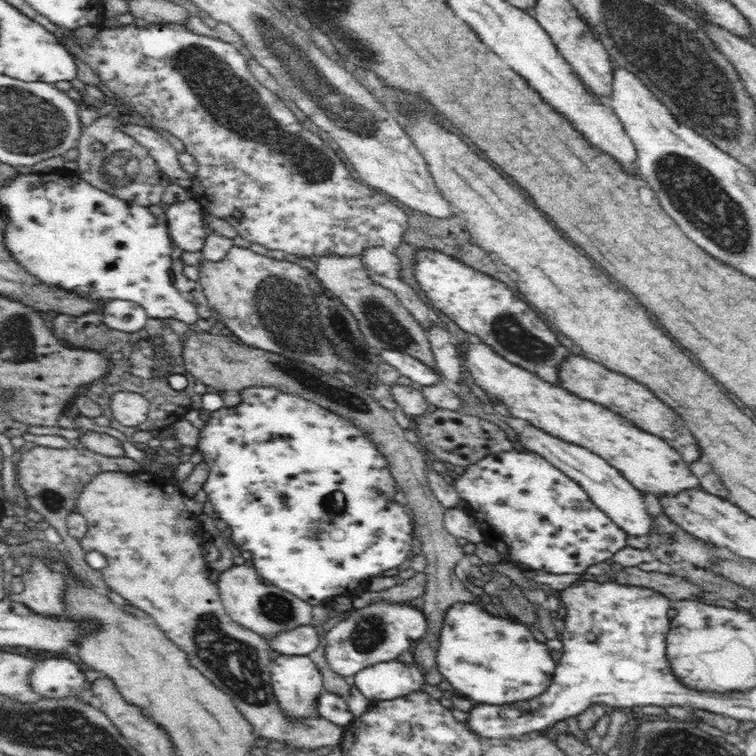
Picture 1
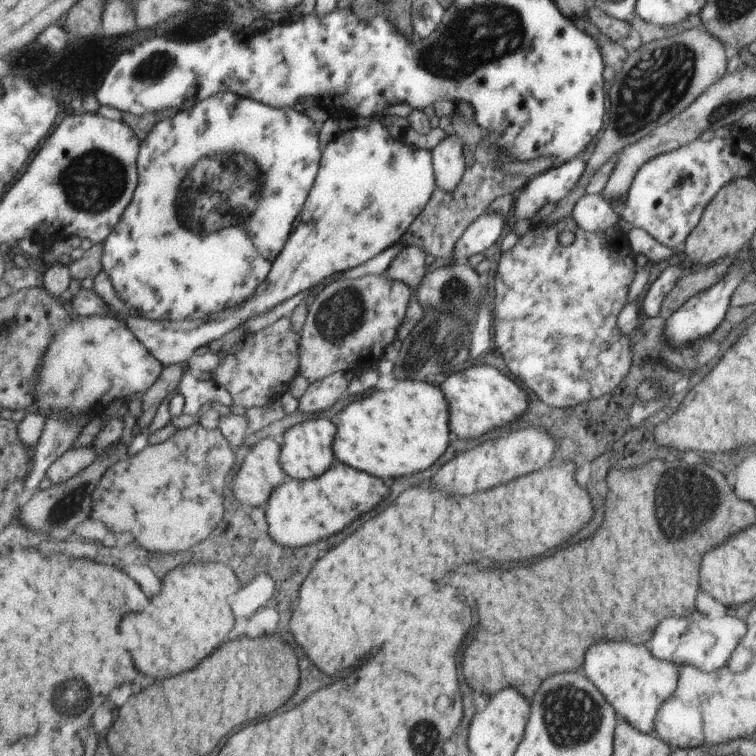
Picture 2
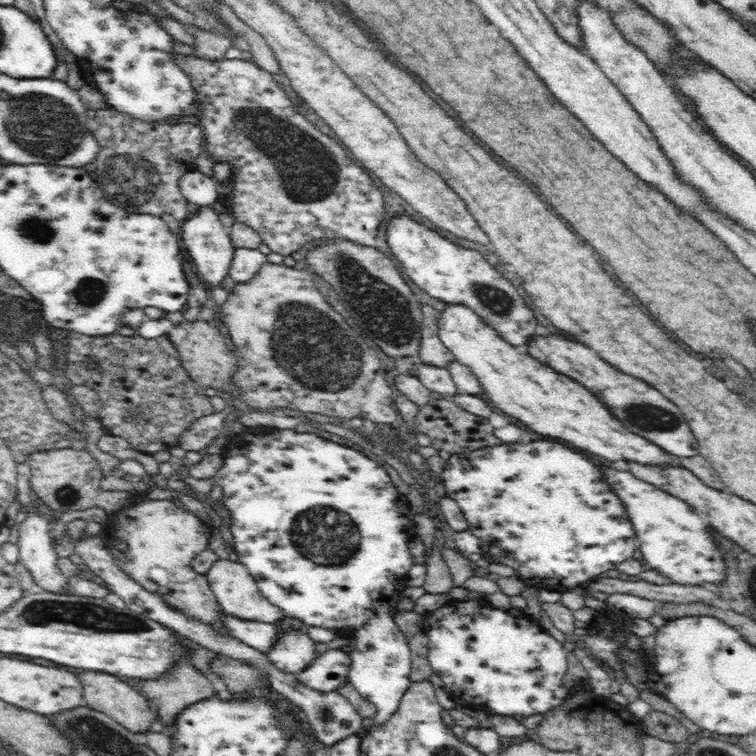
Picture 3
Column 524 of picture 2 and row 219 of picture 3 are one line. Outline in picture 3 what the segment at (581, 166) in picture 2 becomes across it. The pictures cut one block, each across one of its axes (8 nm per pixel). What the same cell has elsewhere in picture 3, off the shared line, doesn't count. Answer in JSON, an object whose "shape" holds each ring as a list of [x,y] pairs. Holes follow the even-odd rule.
{"shape":[[[202,206],[198,214],[192,214],[182,222],[182,232],[180,232],[182,234],[182,244],[188,250],[192,262],[198,270],[198,276],[210,288],[212,286],[222,286],[220,282],[226,276],[230,276],[230,264],[232,264],[232,256],[234,256],[234,250],[236,250],[236,246],[232,244],[232,238],[230,238],[230,230],[222,226],[218,216],[220,214],[216,214],[212,210],[212,206]]]}

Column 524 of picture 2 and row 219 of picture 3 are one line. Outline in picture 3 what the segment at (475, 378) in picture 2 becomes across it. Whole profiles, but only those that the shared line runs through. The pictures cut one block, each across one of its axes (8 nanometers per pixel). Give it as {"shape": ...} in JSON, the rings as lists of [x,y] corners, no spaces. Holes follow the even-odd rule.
{"shape":[[[410,216],[394,218],[388,224],[386,242],[390,250],[400,260],[404,274],[414,280],[414,284],[426,290],[432,298],[438,298],[448,304],[464,304],[470,306],[488,326],[492,326],[506,342],[516,348],[522,348],[528,338],[532,338],[538,322],[534,322],[532,310],[524,304],[522,296],[514,286],[496,272],[496,266],[486,262],[480,252],[460,248],[436,232],[424,228],[422,224],[410,220]]]}

